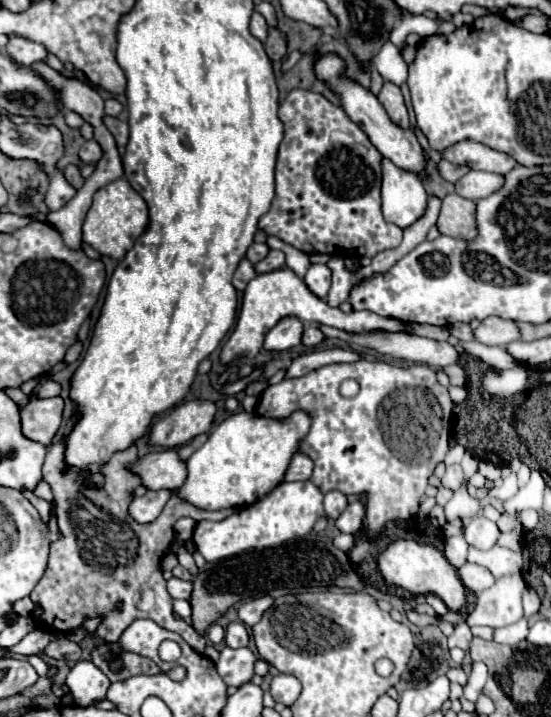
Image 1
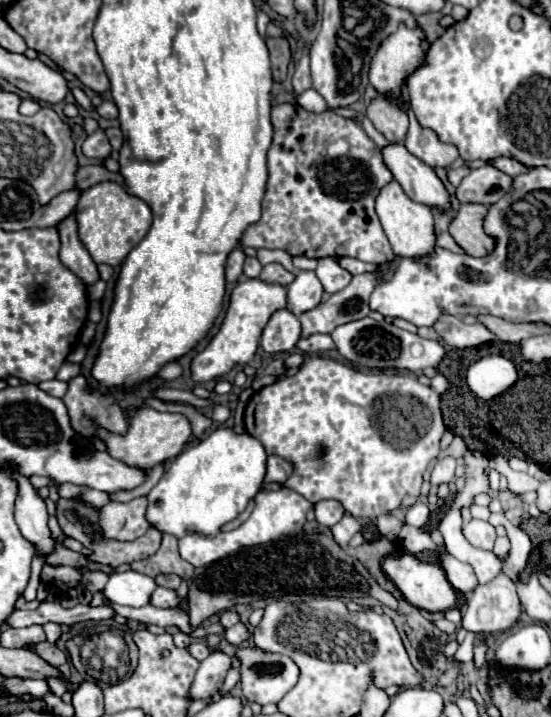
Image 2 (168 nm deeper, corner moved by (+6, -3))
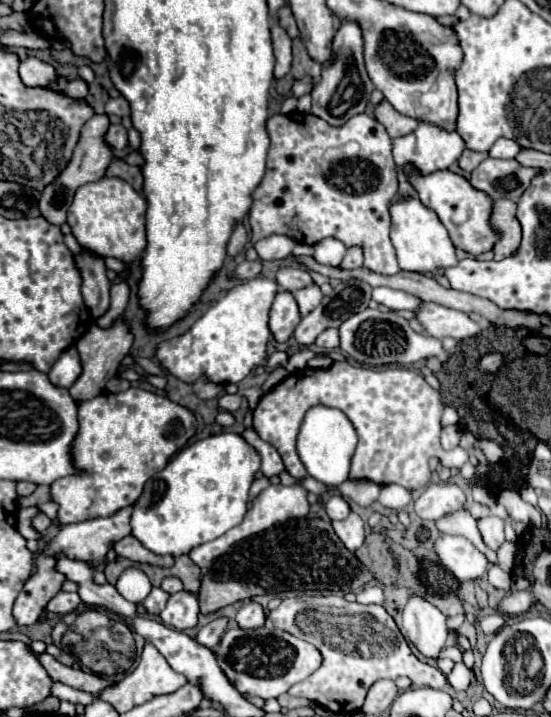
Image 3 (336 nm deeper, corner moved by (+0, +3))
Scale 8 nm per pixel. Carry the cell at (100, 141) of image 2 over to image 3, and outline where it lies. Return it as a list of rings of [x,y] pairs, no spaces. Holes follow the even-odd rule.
[[[112,124],[106,132],[106,140],[114,150],[124,150],[128,146],[128,134],[122,124]]]

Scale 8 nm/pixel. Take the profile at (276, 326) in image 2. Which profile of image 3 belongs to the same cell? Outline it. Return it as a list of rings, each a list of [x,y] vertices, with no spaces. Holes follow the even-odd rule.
[[[278,292],[270,310],[270,330],[278,342],[288,340],[302,316],[298,314],[298,304],[290,292]]]

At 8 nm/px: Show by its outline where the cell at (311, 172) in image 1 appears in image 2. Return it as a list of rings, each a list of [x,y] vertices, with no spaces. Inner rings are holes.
[[[276,104],[272,108],[272,124],[274,124],[274,140],[268,150],[268,190],[262,202],[262,218],[260,222],[248,226],[242,236],[242,246],[252,248],[280,248],[292,256],[306,258],[342,258],[352,256],[362,262],[384,264],[394,258],[392,246],[380,228],[378,216],[374,212],[374,198],[380,188],[392,180],[390,170],[382,162],[380,148],[366,136],[360,124],[354,120],[342,118],[334,112],[314,114],[304,110],[298,104]],[[346,140],[350,144],[350,152],[340,158],[324,156],[324,142]]]

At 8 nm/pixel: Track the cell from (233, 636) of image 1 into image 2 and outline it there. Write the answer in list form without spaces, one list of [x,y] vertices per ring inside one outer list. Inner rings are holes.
[[[240,622],[240,624],[234,624],[232,628],[228,628],[228,630],[224,632],[224,638],[226,638],[232,646],[240,646],[240,644],[248,638],[248,630],[246,630],[246,626]]]

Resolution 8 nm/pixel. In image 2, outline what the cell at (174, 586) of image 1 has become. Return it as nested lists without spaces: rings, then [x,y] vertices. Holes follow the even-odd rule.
[[[158,586],[150,598],[150,604],[154,606],[160,606],[160,608],[170,608],[170,606],[178,606],[182,602],[182,598],[178,596],[176,590],[170,590],[170,588],[164,588],[164,586]]]

